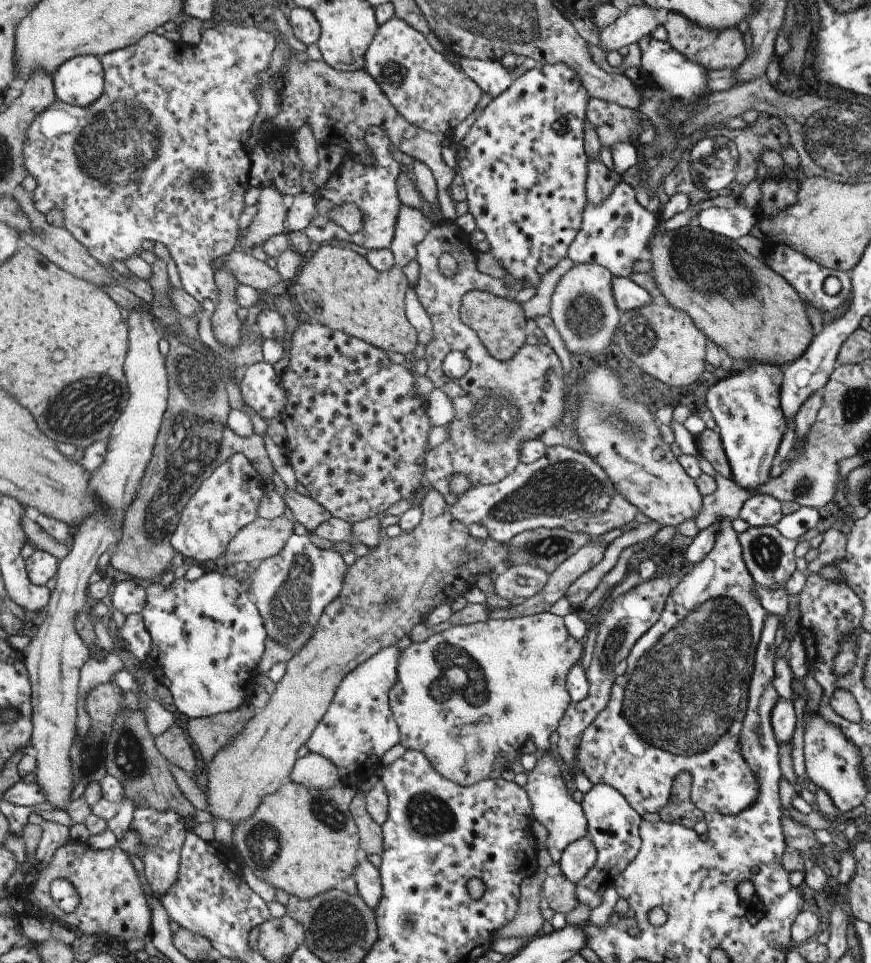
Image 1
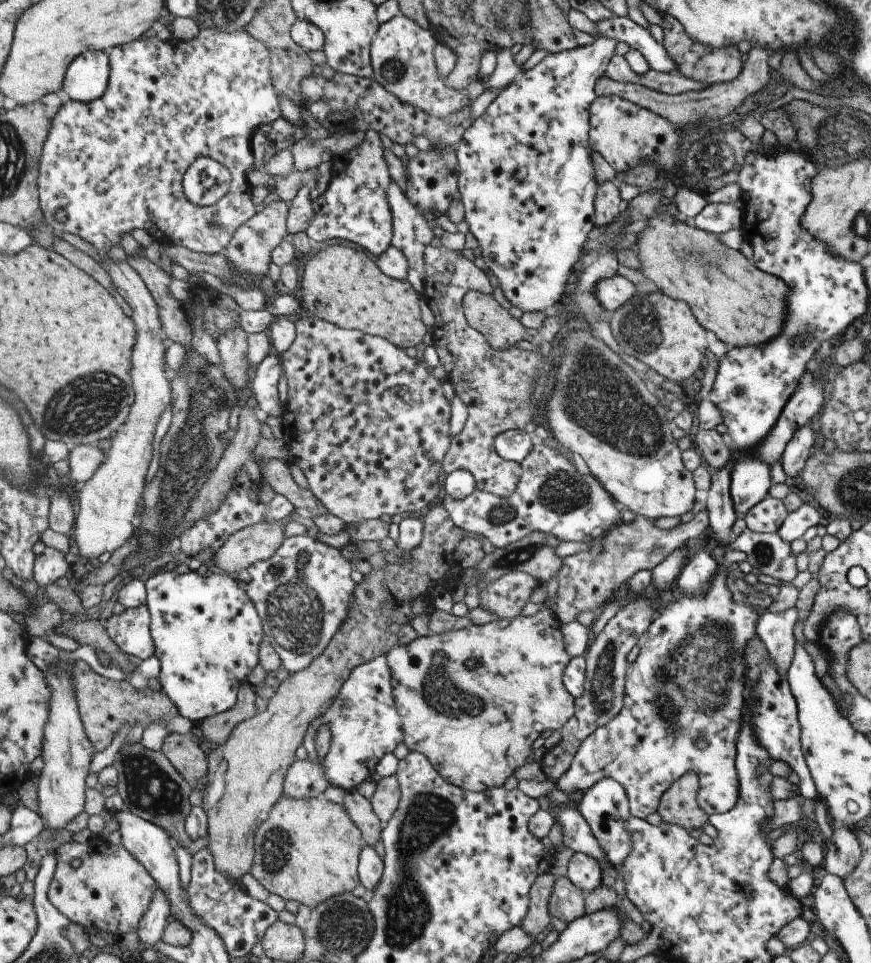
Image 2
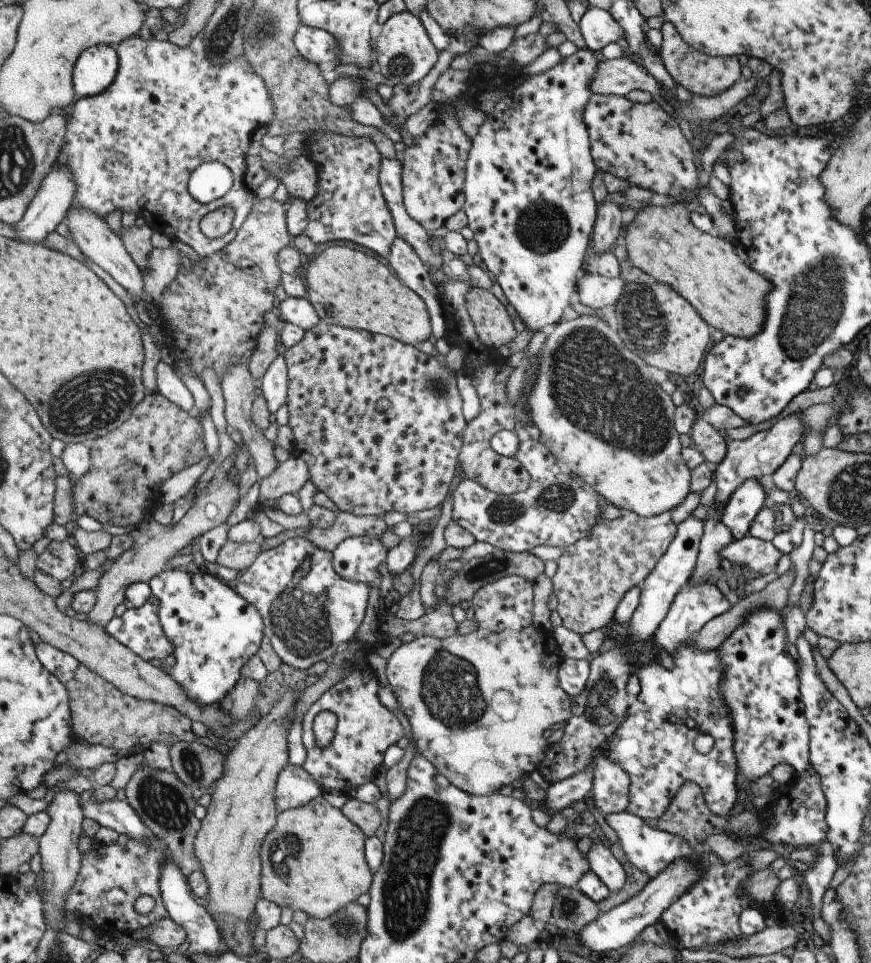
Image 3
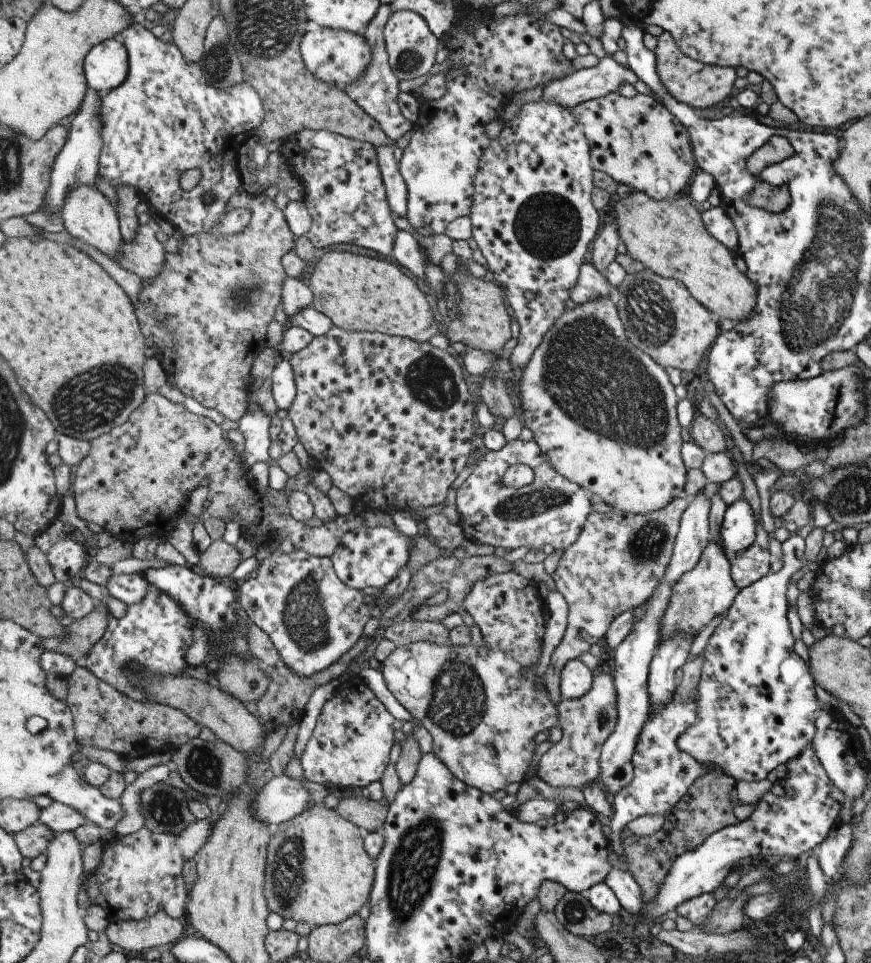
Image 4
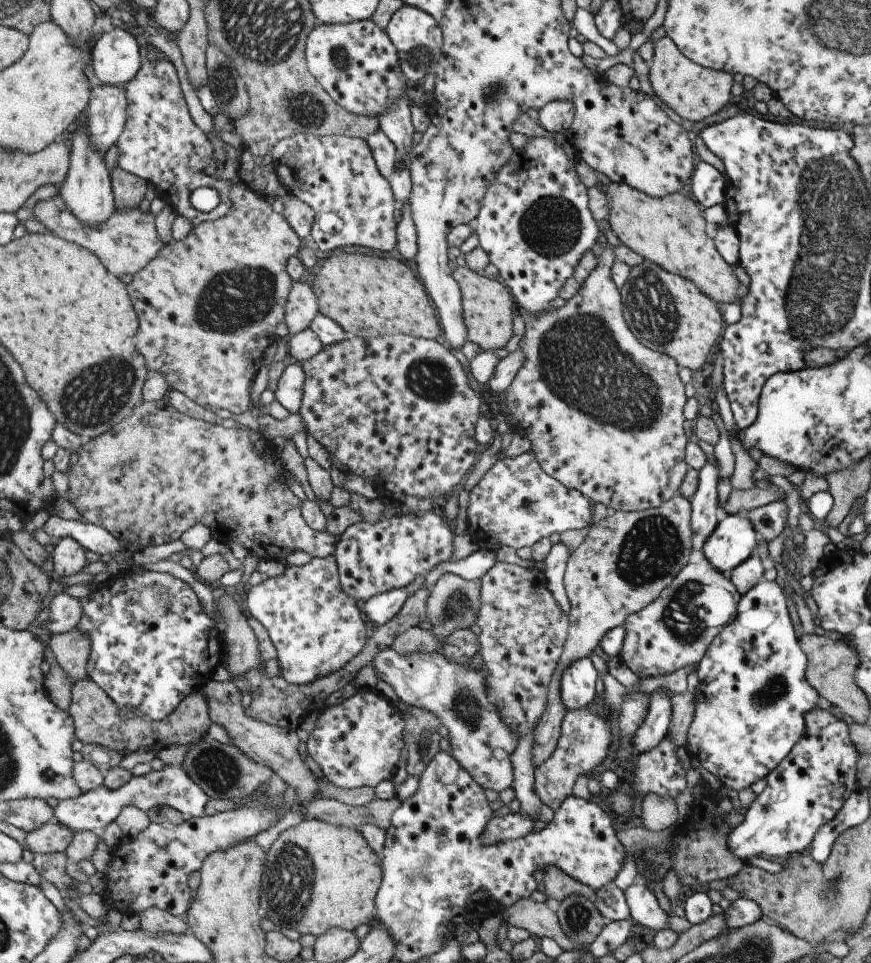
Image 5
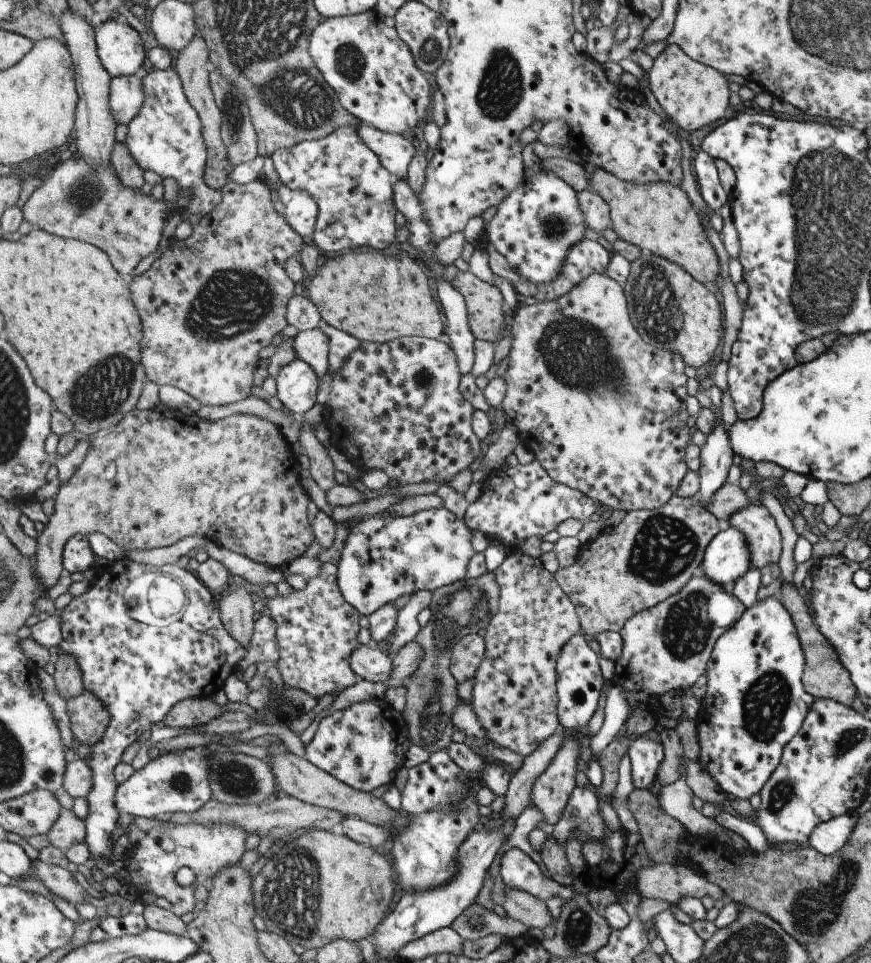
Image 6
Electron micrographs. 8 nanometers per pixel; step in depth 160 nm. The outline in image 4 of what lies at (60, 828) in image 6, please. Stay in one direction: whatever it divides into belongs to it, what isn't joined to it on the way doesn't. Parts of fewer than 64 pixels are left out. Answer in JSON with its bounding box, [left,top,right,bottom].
[15,821,56,860]

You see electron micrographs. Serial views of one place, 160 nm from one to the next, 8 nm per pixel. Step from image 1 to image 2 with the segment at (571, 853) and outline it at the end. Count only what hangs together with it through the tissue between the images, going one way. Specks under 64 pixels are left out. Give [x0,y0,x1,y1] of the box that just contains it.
[566,853,600,894]

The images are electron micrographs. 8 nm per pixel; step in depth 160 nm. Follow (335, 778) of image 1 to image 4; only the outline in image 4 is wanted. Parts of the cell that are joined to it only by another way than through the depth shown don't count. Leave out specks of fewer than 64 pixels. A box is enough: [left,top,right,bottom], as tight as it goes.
[252,775,312,829]

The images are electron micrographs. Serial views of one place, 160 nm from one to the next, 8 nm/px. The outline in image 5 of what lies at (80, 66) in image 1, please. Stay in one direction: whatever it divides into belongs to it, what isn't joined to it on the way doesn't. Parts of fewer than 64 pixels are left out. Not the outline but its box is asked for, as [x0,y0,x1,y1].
[92,27,145,86]

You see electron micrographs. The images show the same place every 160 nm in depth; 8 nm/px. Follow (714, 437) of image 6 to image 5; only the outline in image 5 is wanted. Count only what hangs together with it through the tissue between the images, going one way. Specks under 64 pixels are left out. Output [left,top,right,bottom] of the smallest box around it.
[688,461,718,550]

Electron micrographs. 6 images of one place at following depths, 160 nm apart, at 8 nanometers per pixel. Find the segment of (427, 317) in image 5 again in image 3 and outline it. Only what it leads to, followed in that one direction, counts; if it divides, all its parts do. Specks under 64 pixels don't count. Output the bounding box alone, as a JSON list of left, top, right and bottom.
[305,246,434,346]

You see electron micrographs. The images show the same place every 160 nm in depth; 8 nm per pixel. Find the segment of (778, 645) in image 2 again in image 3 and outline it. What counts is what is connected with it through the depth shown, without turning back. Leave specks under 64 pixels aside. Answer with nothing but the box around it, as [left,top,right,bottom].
[786,522,813,605]

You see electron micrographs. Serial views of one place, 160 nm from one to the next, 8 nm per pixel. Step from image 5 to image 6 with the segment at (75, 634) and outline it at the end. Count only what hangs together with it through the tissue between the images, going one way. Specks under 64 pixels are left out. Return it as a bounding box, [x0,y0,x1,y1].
[54,652,85,702]

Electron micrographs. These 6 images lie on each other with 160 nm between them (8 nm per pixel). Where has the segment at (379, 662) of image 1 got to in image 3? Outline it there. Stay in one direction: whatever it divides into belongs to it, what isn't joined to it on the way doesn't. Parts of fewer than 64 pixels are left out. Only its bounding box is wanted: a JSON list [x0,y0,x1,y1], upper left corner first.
[301,663,405,797]

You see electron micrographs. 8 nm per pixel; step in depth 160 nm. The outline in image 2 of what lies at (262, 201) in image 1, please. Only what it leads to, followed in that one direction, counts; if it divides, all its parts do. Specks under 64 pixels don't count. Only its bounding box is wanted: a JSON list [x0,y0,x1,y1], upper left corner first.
[223,201,287,277]

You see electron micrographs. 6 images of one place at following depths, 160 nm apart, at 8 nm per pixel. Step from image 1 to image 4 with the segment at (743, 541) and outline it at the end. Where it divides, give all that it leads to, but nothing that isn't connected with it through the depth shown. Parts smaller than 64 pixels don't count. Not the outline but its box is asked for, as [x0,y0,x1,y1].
[729,542,771,590]

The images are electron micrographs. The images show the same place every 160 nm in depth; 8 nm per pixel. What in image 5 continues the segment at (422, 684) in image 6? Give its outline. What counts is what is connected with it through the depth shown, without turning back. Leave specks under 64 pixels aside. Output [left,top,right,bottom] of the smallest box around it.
[404,573,480,776]

